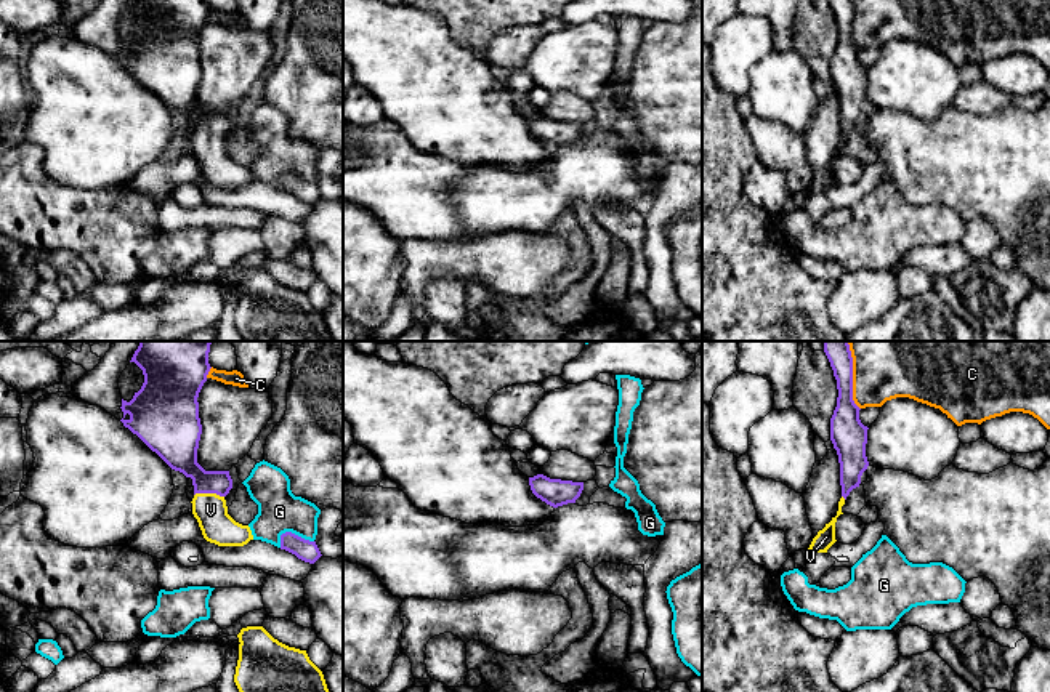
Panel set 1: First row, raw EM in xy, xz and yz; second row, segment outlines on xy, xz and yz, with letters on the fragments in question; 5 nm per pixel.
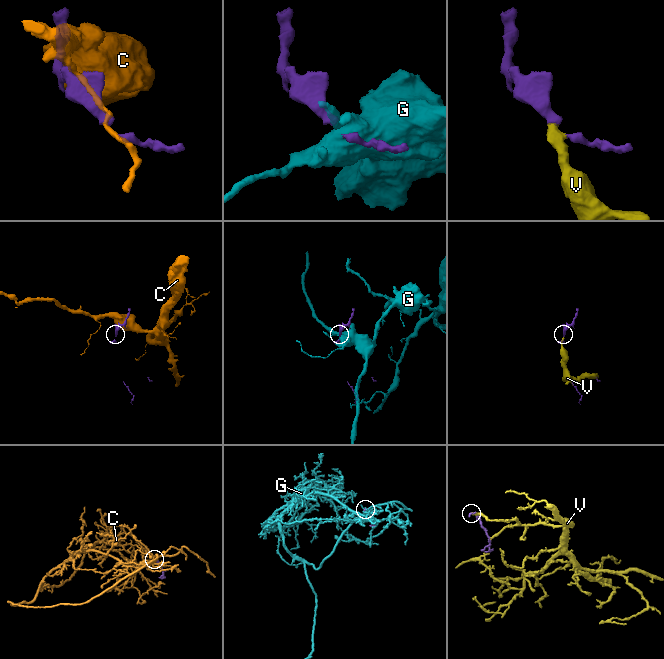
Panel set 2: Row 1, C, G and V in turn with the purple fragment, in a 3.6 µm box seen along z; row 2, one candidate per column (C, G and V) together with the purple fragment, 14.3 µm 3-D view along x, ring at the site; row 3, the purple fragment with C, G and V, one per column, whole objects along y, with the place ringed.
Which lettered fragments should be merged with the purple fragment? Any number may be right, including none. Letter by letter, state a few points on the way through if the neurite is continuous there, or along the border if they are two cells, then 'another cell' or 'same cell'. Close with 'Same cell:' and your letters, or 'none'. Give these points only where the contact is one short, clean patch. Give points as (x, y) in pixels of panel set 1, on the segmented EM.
C: another cell
G: another cell
V: same cell
Same cell: V

